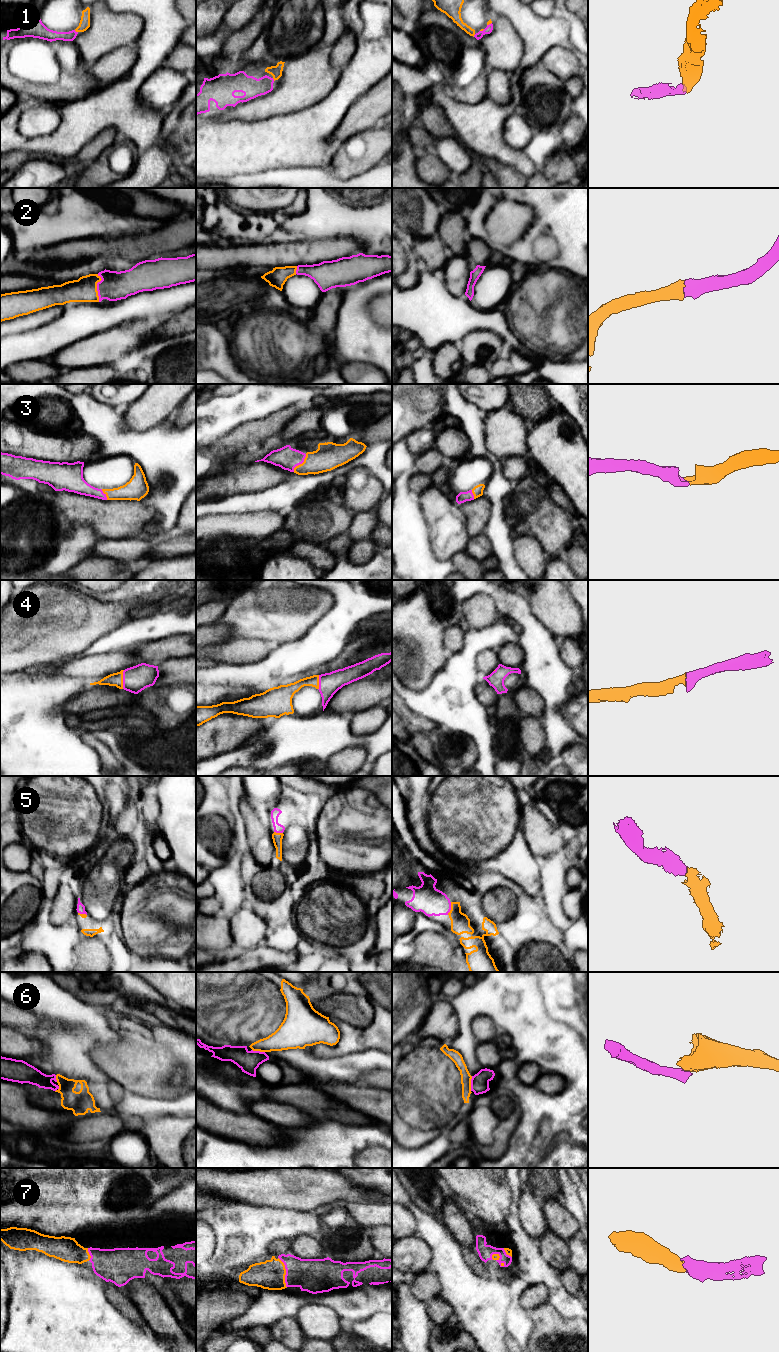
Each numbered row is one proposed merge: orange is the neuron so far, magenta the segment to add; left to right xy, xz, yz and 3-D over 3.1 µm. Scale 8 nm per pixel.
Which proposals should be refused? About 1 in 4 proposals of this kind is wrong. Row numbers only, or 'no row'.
6

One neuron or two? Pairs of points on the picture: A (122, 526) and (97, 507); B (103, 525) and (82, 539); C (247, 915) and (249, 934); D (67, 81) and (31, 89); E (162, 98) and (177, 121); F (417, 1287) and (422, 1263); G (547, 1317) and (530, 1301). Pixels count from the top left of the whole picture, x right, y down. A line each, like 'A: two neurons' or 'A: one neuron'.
A: one neuron
B: two neurons
C: one neuron
D: one neuron
E: two neurons
F: two neurons
G: two neurons

